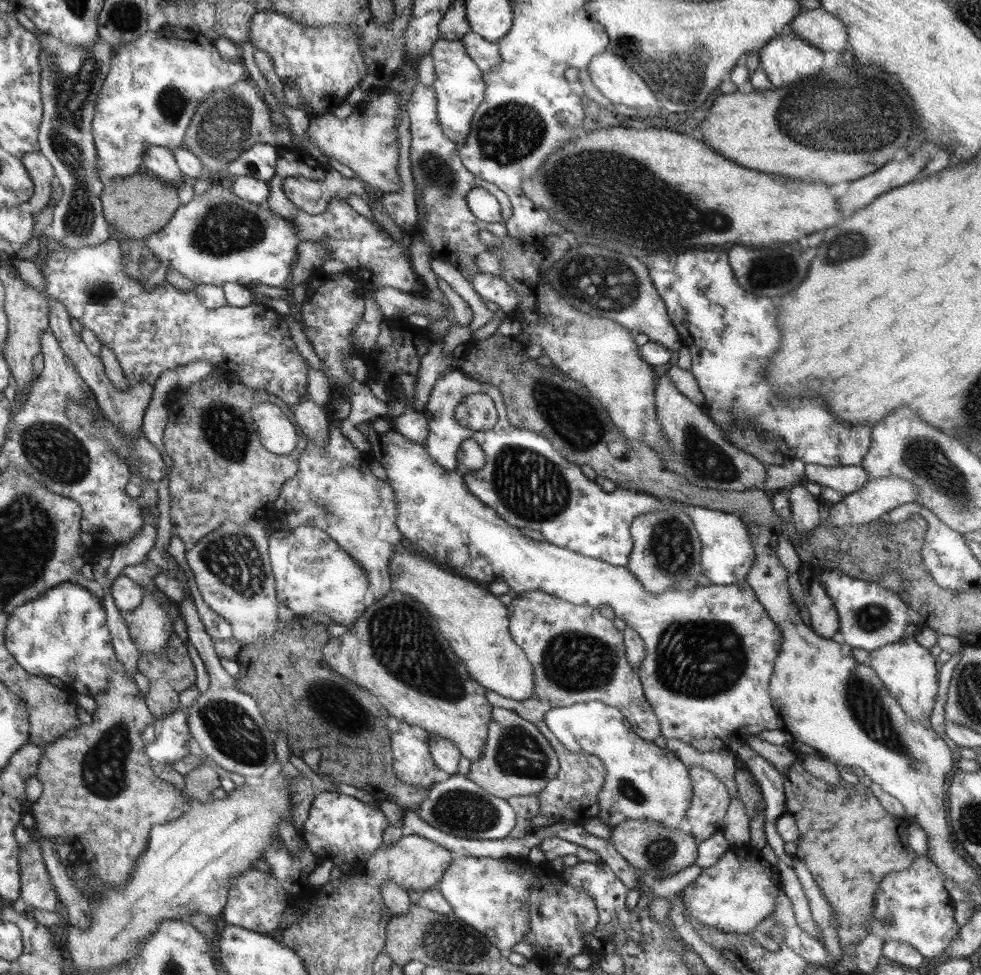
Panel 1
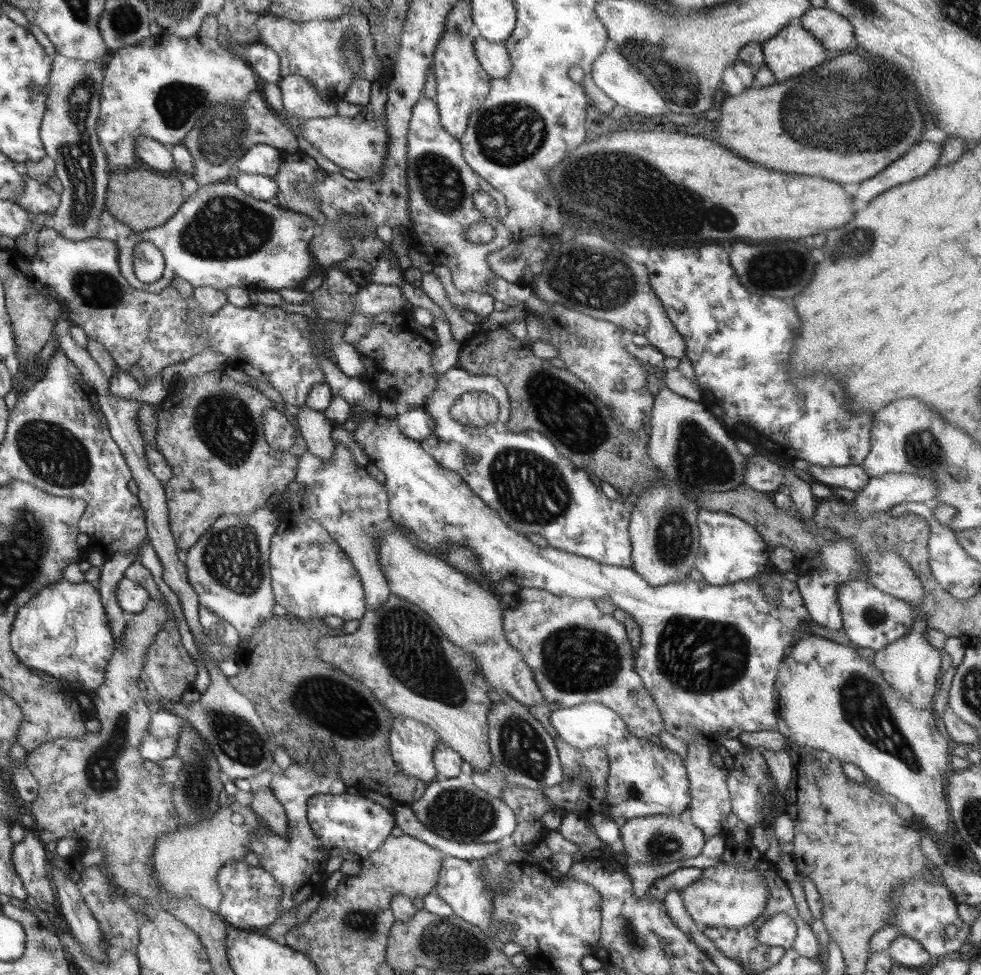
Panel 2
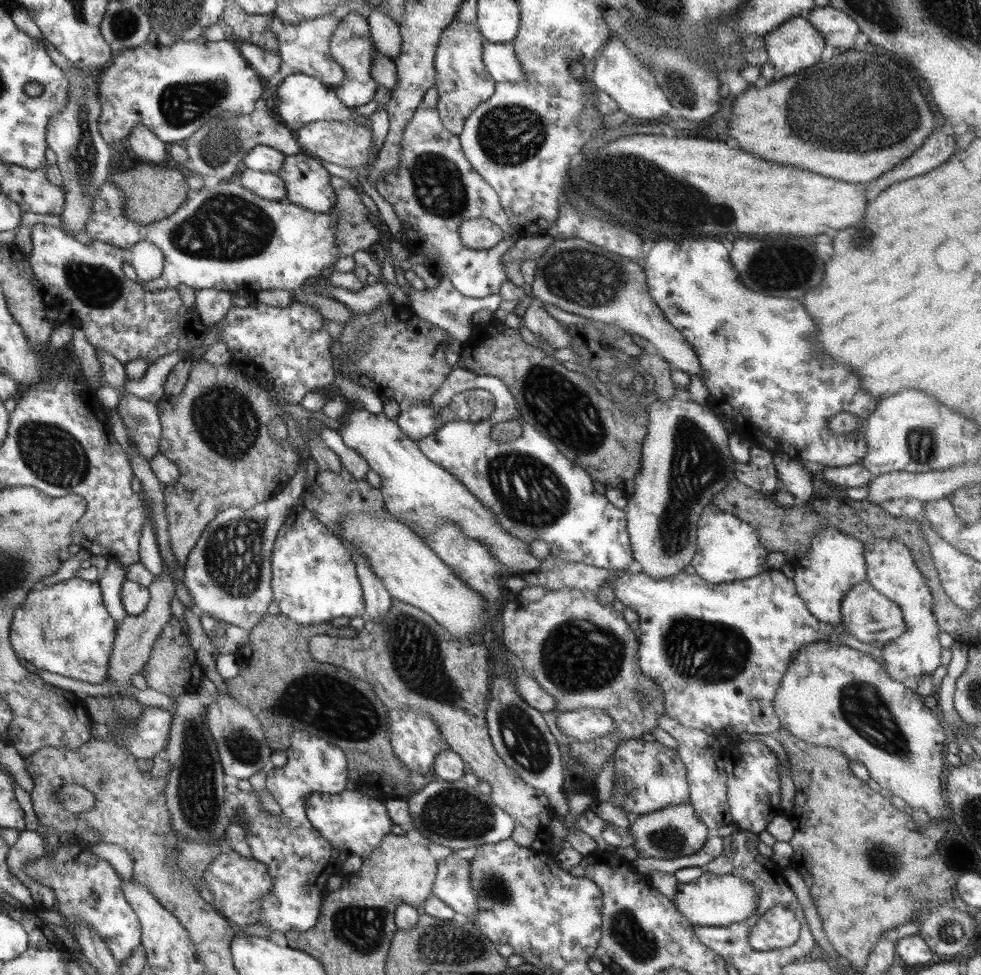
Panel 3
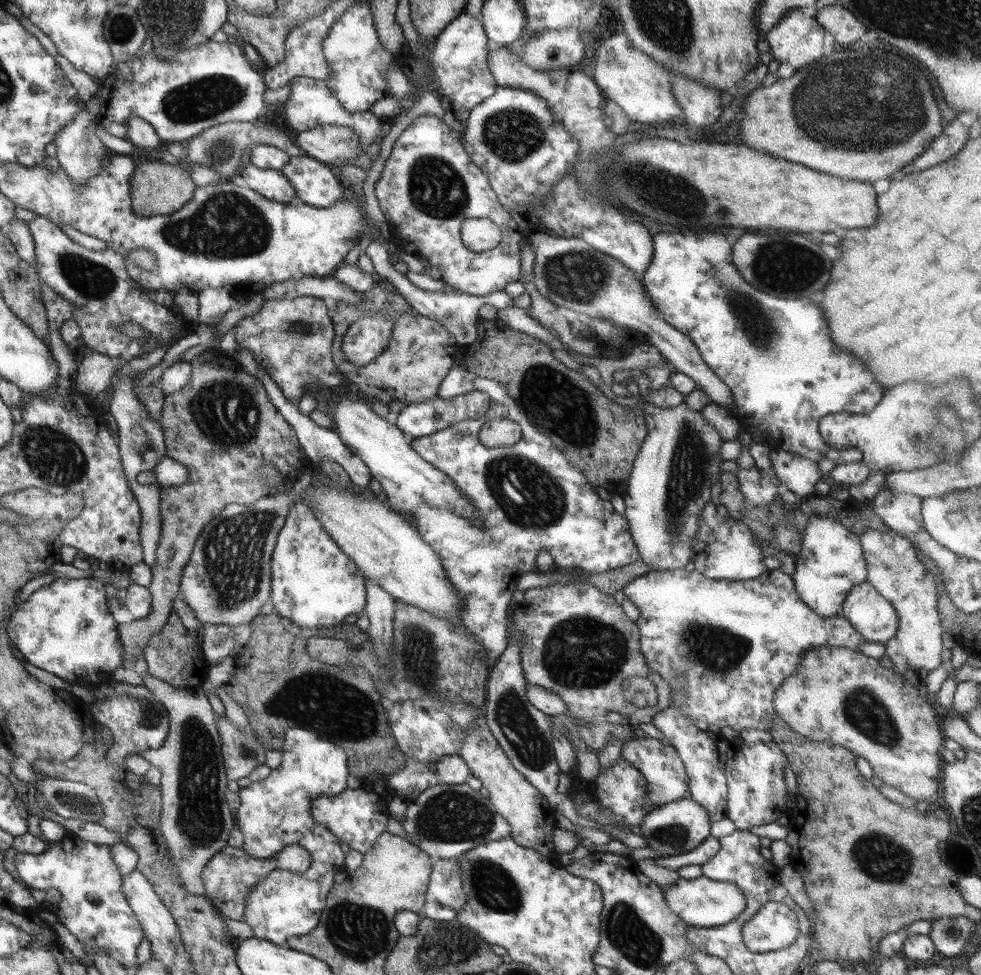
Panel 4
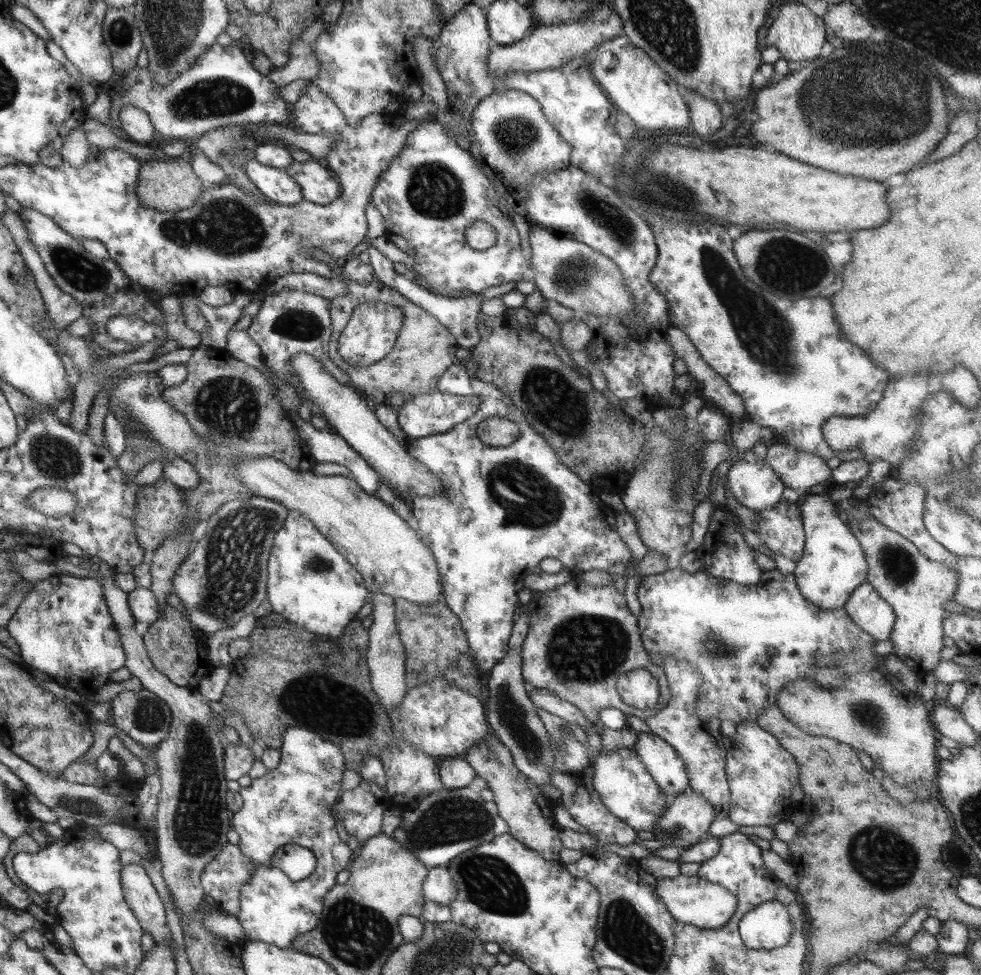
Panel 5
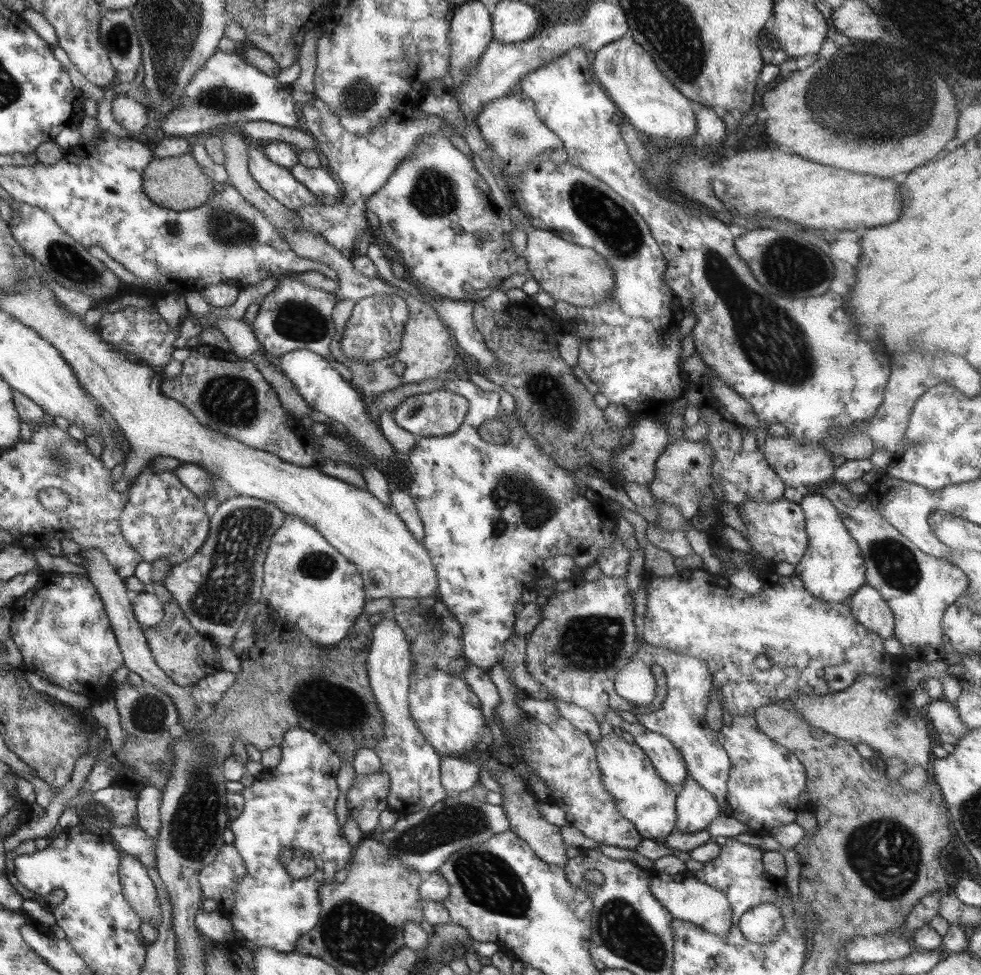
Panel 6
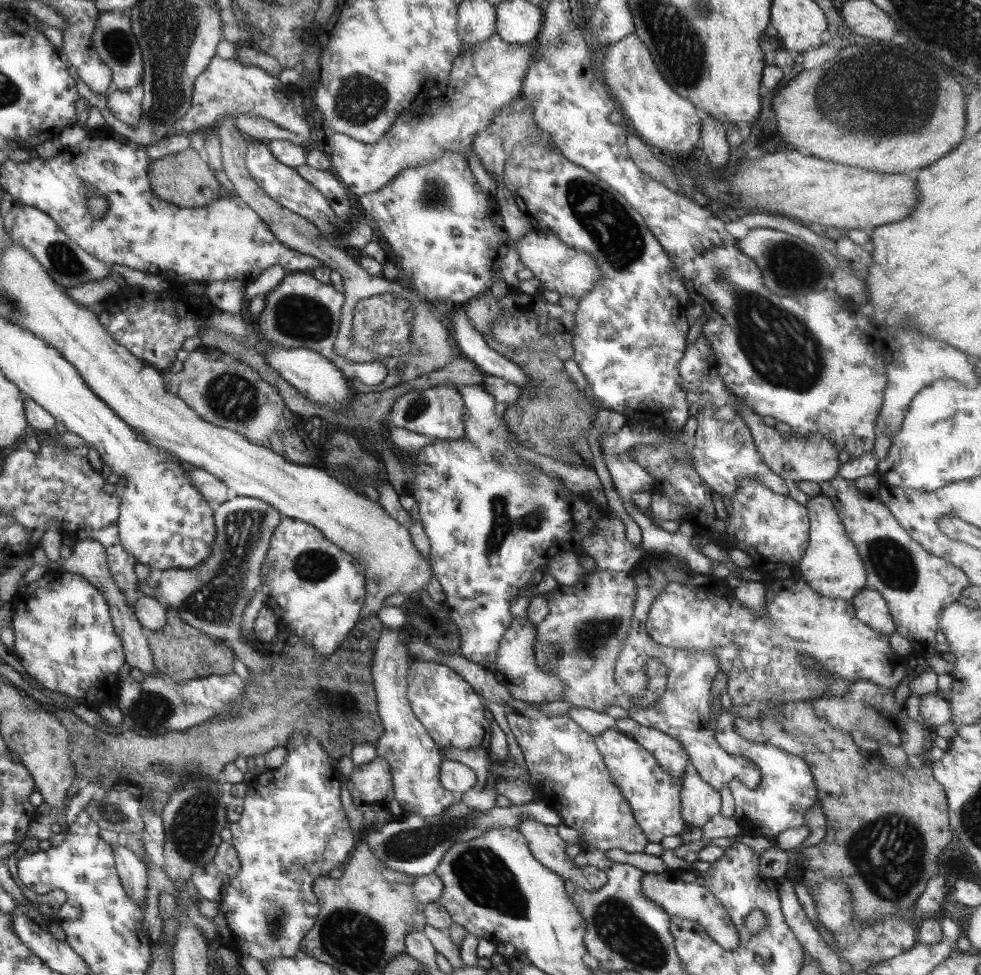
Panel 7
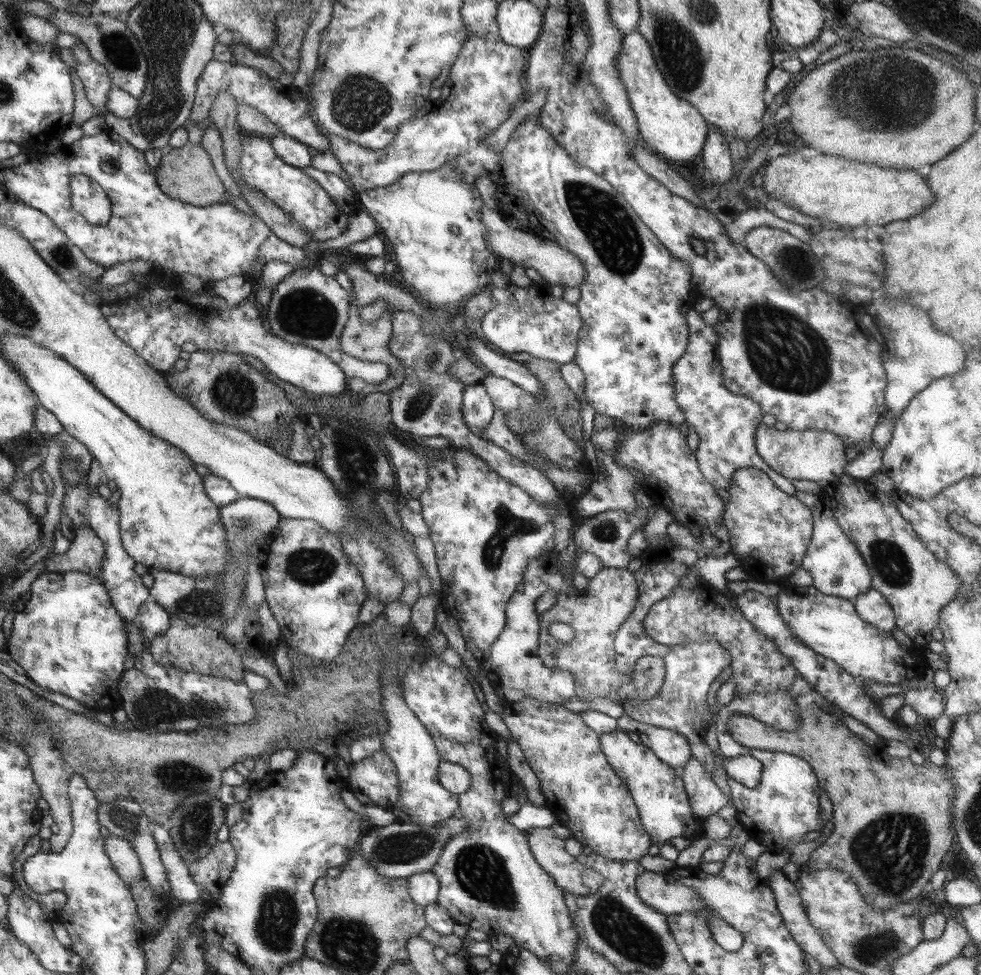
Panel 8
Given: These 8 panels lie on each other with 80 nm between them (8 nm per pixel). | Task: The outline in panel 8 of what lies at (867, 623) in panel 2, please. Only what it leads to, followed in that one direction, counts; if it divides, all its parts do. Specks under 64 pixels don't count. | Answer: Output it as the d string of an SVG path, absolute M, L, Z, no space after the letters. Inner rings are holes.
M870 589L860 593L852 600L858 617L862 618L868 625L882 631L896 629L896 617L892 607L888 605L885 596L878 590Z

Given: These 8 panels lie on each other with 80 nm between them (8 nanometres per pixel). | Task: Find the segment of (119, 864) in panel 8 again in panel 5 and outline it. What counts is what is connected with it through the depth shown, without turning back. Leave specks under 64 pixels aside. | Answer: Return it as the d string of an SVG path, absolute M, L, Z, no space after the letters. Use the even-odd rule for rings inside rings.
M129 864L122 868L123 894L134 911L136 918L142 924L155 944L172 942L172 951L175 943L172 932L166 925L166 906L160 894L152 885L152 880L140 864Z

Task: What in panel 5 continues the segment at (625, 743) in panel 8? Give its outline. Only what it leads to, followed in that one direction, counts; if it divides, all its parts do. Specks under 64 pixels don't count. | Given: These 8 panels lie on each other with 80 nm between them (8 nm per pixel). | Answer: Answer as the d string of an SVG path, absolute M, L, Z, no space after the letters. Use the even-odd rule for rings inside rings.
M620 748L617 752L599 752L592 767L592 788L600 795L604 806L628 826L638 832L650 832L660 817L664 817L668 804L656 781L649 775L634 748Z

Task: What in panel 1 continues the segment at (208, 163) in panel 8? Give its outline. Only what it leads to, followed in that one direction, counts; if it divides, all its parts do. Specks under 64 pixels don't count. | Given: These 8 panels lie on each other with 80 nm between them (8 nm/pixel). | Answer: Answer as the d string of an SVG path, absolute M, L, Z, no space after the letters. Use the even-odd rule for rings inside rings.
M144 170L134 175L117 177L109 180L103 190L103 214L110 228L119 230L124 238L146 238L163 230L175 216L181 206L178 189L176 184L158 180Z

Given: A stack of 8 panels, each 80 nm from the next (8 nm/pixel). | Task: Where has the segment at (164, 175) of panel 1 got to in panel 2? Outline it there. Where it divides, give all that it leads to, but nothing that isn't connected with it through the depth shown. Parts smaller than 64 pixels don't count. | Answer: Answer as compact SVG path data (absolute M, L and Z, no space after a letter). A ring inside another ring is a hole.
M150 137L136 138L135 155L139 158L140 165L156 173L164 175L177 173L170 150Z

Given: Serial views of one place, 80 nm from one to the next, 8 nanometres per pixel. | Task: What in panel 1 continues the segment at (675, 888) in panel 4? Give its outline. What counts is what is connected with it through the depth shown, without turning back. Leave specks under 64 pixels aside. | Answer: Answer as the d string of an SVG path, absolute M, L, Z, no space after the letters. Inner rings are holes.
M728 849L714 866L702 869L701 875L680 896L687 912L702 921L702 924L727 933L747 934L775 911L778 893L776 885L780 884L780 880L775 868L758 858L758 854L739 851Z

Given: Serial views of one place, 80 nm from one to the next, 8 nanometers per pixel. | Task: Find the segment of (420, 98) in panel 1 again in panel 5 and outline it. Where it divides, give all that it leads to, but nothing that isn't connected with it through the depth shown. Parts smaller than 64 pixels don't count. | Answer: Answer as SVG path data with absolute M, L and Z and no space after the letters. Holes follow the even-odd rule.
M436 118L422 121L416 130L408 134L400 156L392 158L388 170L384 170L380 180L375 182L371 202L385 218L386 238L410 254L416 262L414 275L429 284L468 290L478 295L486 288L522 280L530 274L531 265L520 247L520 235L514 221L502 208L491 180L481 172L473 155L474 151L460 148L455 138L448 136ZM477 220L488 222L495 228L497 241L488 250L474 250L466 242L466 227Z

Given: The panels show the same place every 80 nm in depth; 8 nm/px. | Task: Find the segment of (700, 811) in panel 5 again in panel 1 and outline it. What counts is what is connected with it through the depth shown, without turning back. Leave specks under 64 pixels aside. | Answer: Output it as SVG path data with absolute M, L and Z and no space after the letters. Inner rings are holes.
M687 817L681 820L678 828L668 828L657 822L644 821L624 821L612 828L609 841L614 848L637 870L645 872L645 881L650 885L650 881L655 878L666 878L670 874L676 874L680 870L688 868L696 862L698 854L698 841L690 834L690 823Z

